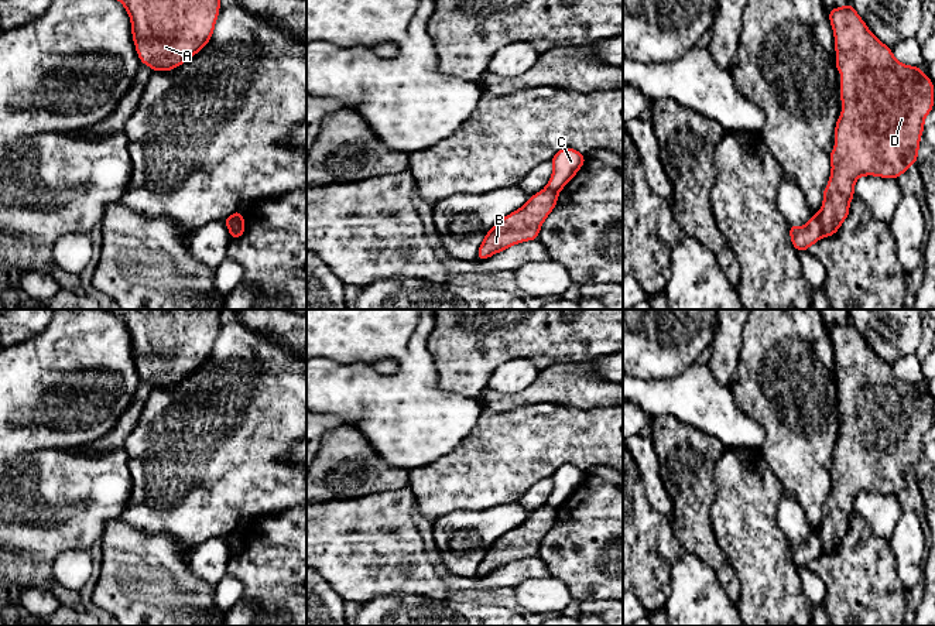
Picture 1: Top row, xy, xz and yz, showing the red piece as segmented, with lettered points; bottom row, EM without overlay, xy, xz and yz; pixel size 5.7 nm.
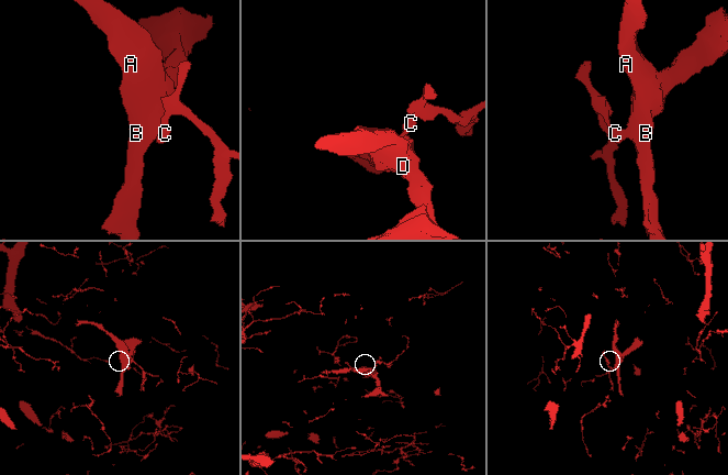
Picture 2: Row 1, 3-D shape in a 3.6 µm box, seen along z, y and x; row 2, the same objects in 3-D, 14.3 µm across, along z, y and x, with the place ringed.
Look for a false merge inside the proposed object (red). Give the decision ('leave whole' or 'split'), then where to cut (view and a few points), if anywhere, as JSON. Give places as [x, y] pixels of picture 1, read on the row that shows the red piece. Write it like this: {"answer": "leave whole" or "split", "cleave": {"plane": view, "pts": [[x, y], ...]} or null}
{"answer": "split", "cleave": {"plane": "yz", "pts": [[817, 215], [824, 235]]}}

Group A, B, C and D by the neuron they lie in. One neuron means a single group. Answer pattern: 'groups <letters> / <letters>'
groups A B D / C

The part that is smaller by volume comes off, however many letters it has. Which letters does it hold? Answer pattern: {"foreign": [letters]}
{"foreign": ["A", "B", "D"]}

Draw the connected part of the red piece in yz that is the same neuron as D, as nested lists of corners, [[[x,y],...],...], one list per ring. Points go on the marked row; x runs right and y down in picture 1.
[[[849,3],[829,13],[835,33],[836,69],[842,73],[842,117],[836,120],[832,172],[818,213],[823,236],[833,236],[849,215],[853,185],[862,175],[898,178],[917,164],[924,119],[934,107],[934,85],[919,66],[900,64]]]

